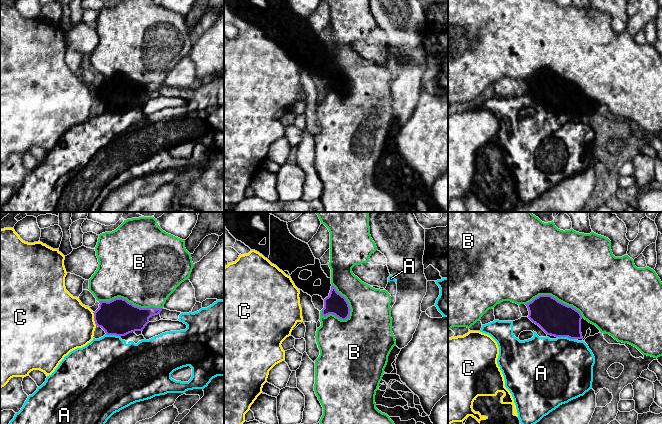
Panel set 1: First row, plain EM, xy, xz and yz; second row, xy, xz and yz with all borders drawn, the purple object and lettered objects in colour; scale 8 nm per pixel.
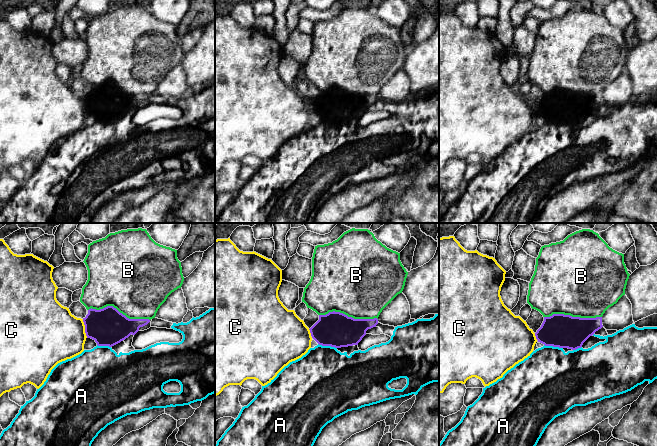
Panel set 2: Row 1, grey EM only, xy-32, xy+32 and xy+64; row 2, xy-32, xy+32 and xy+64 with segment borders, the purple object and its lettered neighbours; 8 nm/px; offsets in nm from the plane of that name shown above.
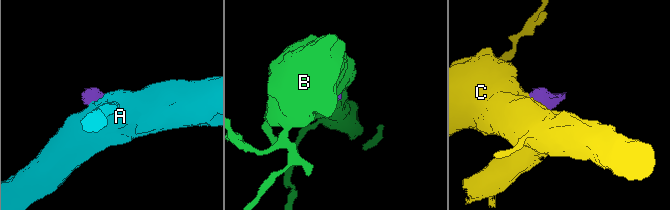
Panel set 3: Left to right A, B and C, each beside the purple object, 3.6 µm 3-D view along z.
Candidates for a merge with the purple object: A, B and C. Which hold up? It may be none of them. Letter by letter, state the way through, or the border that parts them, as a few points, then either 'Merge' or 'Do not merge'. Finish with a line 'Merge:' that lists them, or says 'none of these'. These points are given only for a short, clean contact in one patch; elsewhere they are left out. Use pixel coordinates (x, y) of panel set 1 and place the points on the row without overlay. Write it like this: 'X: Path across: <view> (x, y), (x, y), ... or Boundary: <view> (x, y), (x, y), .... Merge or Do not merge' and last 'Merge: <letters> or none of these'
A: Do not merge
B: Do not merge
C: Boundary: xy (92, 88), (96, 101). Do not merge
Merge: none of these

